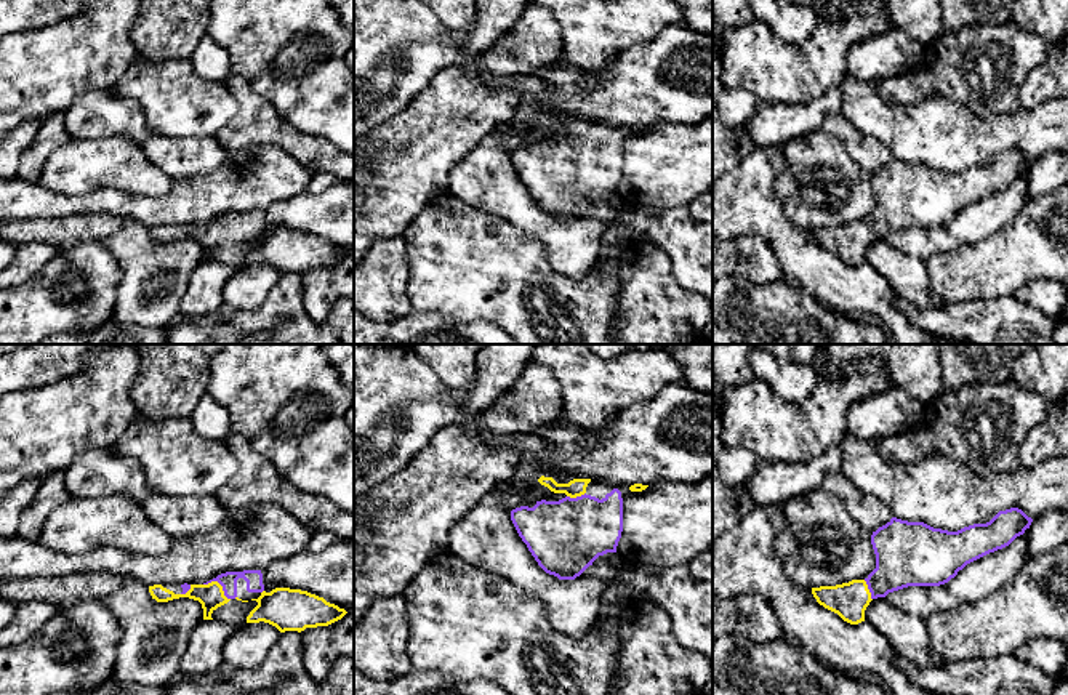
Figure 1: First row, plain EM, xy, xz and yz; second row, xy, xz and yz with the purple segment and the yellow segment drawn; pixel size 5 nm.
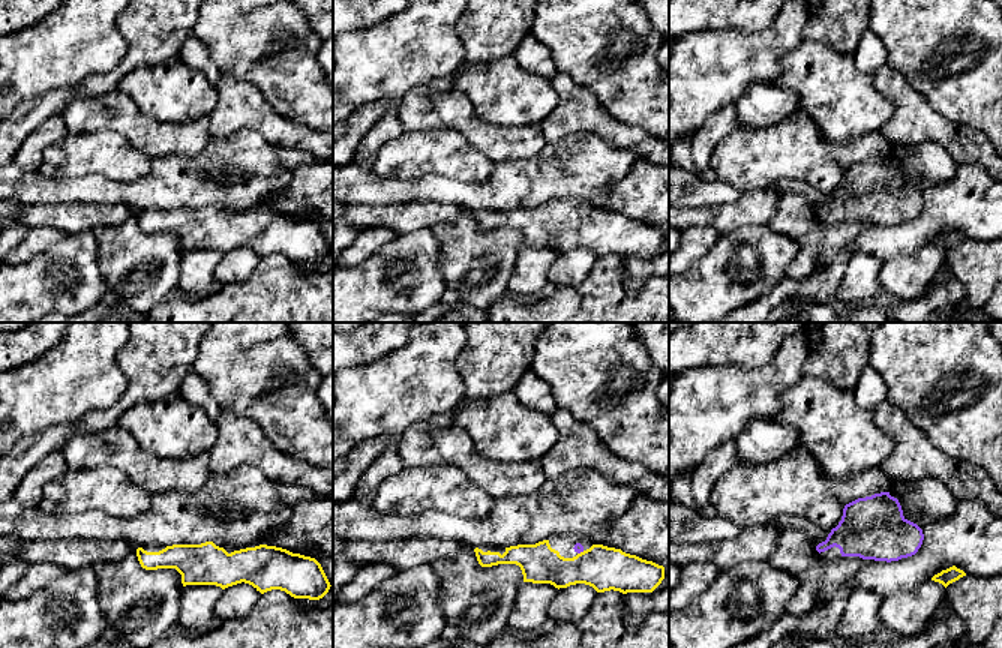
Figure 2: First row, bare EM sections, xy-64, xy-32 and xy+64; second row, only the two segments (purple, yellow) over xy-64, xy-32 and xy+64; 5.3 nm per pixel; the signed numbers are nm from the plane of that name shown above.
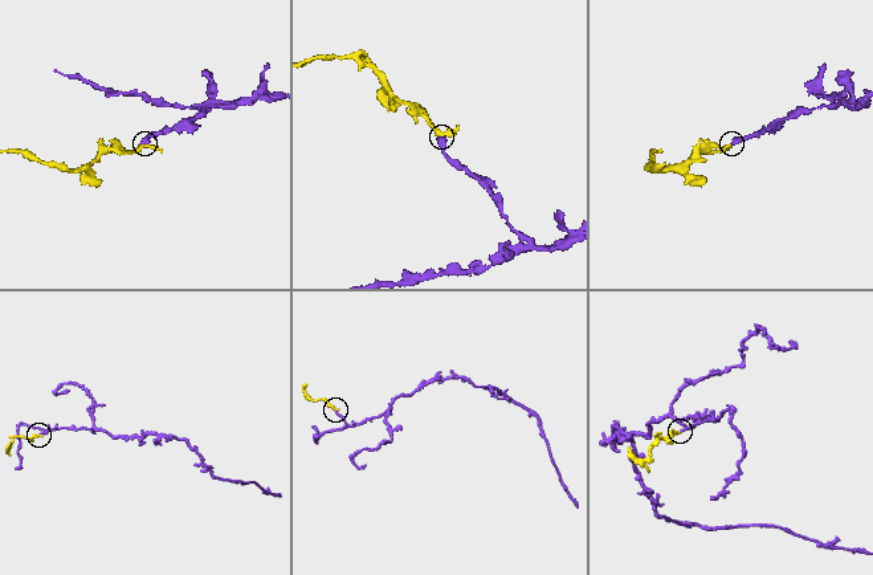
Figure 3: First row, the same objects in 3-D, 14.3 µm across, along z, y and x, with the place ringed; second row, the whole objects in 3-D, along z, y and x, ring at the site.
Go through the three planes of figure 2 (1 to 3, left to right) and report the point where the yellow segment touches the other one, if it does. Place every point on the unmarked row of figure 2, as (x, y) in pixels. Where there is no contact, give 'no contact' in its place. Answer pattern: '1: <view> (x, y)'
1: no contact
2: xy-32 (581, 215)
3: no contact

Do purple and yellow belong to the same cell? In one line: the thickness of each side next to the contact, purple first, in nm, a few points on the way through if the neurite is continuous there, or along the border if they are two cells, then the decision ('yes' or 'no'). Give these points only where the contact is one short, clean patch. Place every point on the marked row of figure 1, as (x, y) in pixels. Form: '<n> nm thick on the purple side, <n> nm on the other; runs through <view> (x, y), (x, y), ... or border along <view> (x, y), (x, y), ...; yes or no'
90 nm thick on the purple side, 130 nm on the other; yes

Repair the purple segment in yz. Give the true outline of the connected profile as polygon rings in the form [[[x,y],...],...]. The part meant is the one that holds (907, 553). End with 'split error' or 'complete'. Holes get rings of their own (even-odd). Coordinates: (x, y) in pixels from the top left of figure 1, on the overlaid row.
[[[1018,508],[958,532],[892,517],[871,535],[876,568],[865,580],[812,588],[812,594],[844,621],[858,625],[873,599],[908,586],[945,585],[967,564],[1009,546],[1031,522]]] | split error

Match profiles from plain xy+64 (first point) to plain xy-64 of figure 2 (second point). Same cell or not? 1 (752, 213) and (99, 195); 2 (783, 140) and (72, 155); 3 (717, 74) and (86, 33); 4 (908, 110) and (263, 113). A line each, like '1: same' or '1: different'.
1: different
2: same
3: same
4: same

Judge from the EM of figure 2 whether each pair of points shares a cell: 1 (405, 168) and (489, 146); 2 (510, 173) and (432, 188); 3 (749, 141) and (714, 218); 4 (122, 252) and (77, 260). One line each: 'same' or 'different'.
1: different
2: same
3: different
4: different

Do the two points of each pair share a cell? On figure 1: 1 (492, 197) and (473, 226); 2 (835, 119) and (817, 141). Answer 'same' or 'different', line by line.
1: different
2: different

